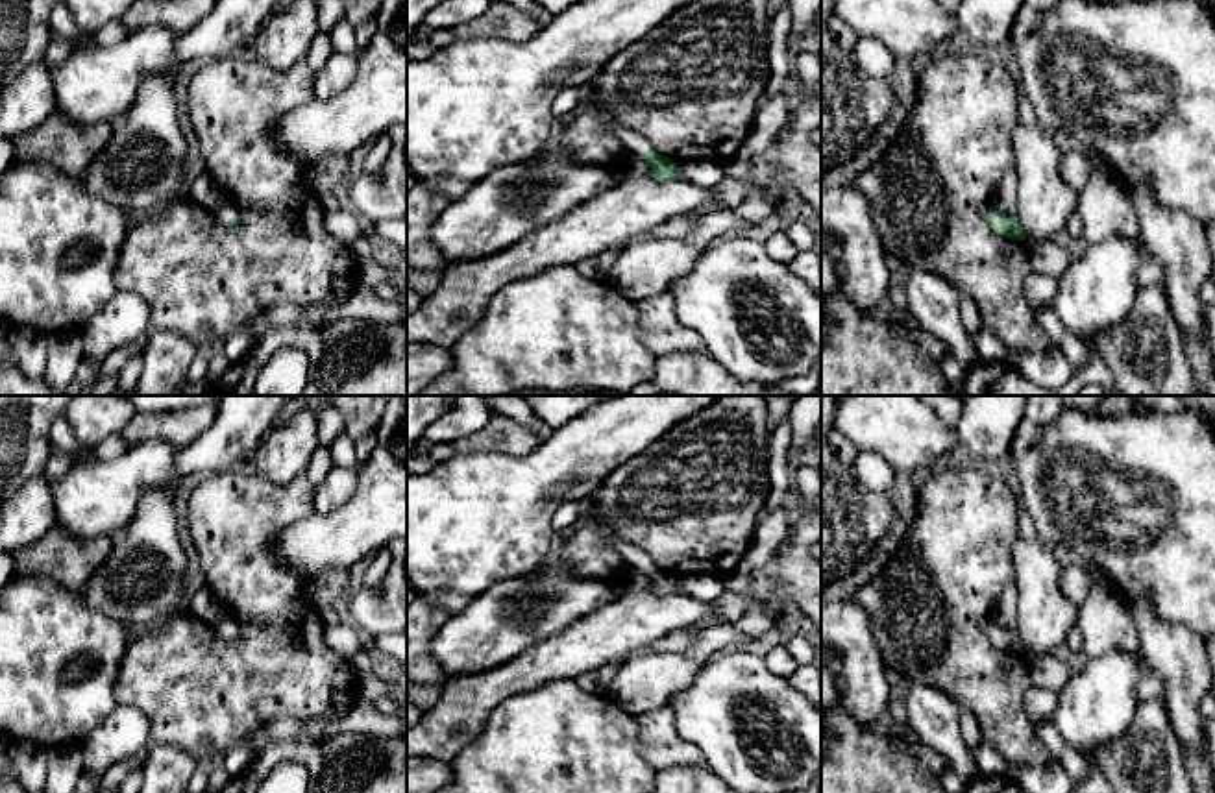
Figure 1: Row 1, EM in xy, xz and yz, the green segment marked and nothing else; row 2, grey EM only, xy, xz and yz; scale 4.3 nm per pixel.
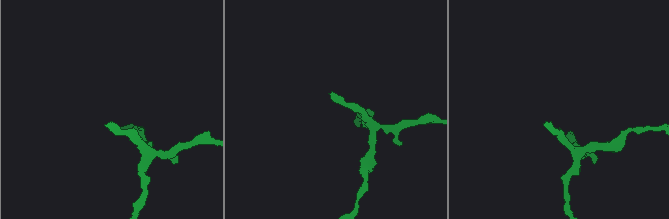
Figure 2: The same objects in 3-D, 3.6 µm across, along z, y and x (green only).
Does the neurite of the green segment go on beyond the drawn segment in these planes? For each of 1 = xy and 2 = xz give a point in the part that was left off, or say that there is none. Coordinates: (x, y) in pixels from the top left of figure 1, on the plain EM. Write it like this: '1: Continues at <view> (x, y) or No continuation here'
1: Continues at xy (220, 625)
2: Continues at xz (633, 557)

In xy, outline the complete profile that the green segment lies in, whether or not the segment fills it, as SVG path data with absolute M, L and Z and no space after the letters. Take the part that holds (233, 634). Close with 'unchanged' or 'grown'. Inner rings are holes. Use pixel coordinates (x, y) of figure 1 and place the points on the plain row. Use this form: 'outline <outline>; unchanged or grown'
outline M231 616L216 617L207 623L207 627L224 640L235 640L239 636L239 621Z; grown

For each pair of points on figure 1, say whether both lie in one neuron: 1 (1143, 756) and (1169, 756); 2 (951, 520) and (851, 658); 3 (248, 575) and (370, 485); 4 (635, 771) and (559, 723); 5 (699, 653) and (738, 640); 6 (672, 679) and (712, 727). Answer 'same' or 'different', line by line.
1: same
2: different
3: different
4: same
5: same
6: different

